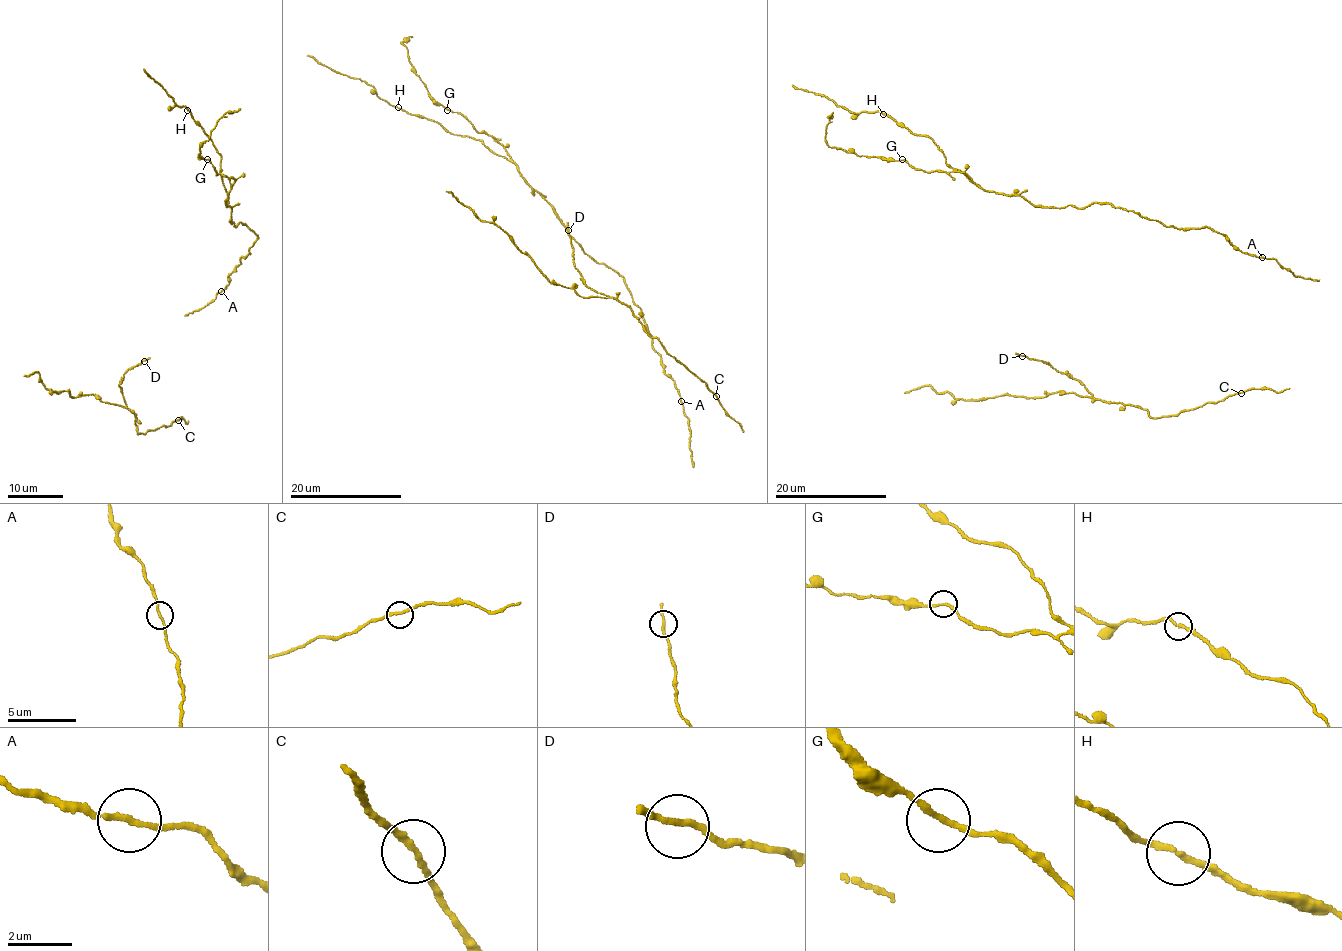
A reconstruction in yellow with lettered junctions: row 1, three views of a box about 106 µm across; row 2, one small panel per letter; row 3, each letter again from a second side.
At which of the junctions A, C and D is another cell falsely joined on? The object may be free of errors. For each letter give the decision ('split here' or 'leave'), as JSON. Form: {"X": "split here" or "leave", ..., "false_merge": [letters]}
{"A": "leave", "C": "leave", "D": "leave", "false_merge": []}

